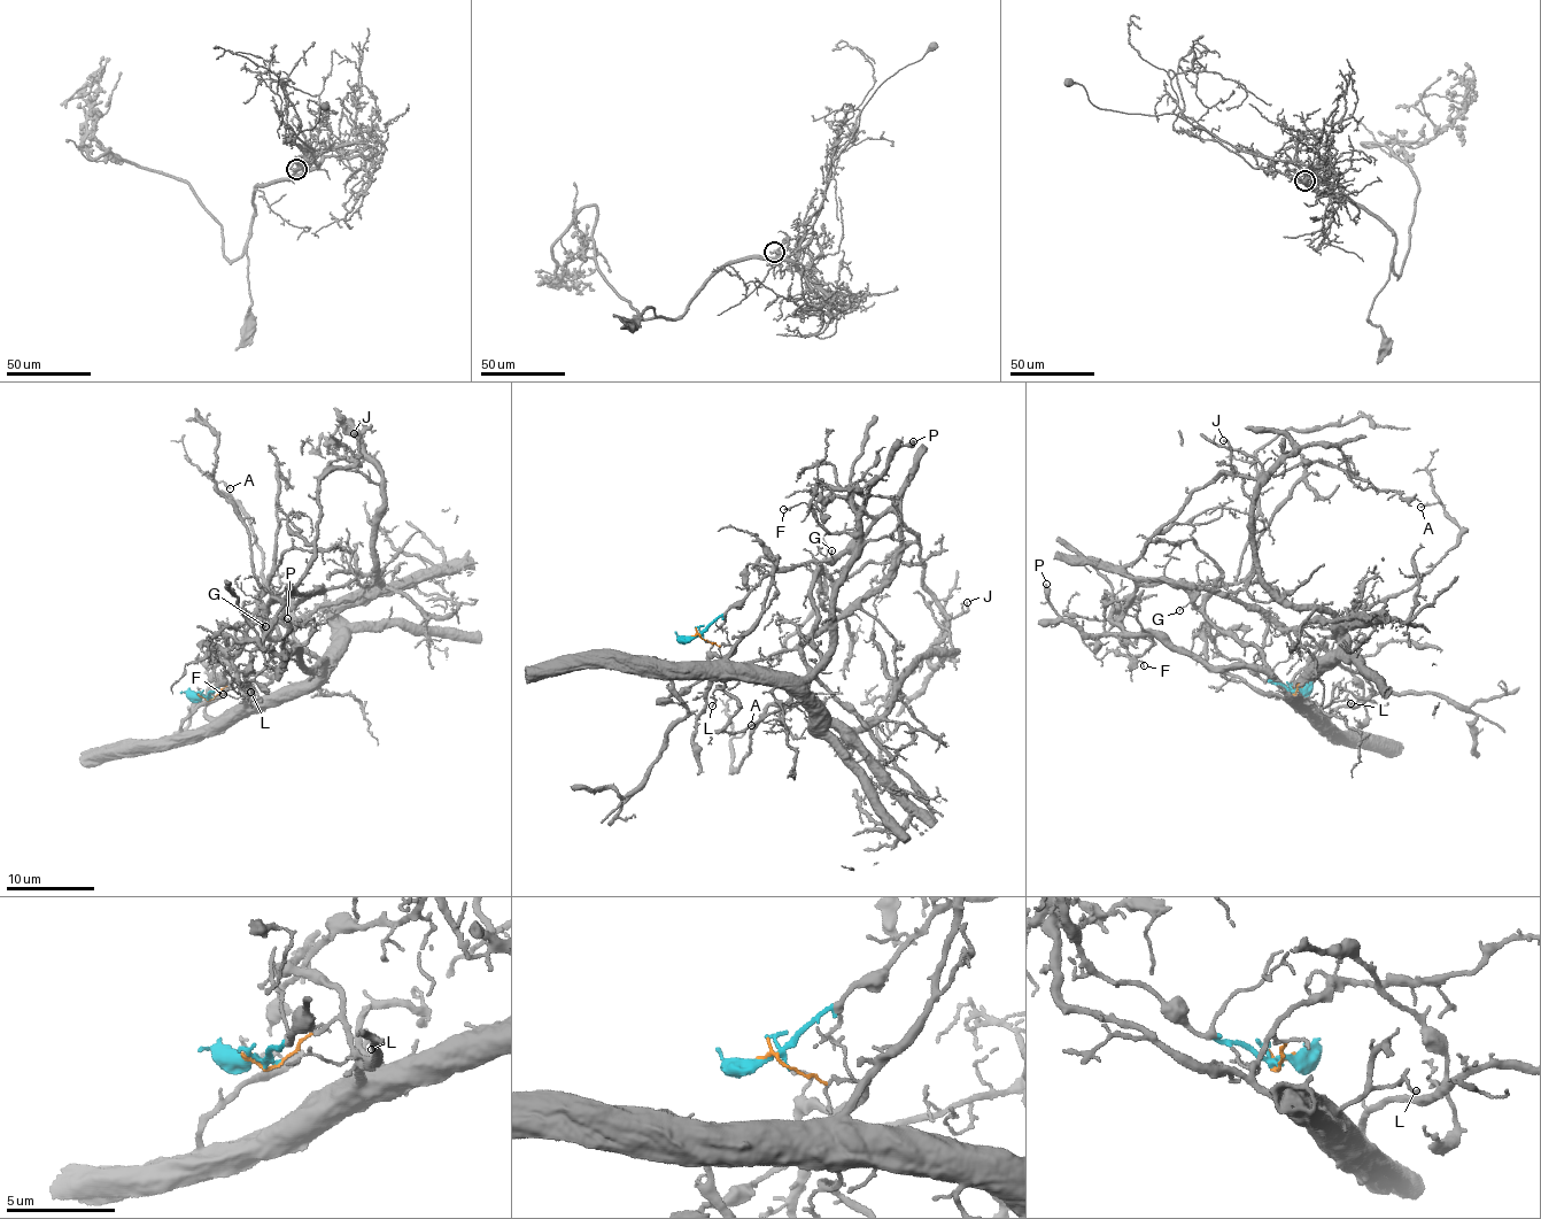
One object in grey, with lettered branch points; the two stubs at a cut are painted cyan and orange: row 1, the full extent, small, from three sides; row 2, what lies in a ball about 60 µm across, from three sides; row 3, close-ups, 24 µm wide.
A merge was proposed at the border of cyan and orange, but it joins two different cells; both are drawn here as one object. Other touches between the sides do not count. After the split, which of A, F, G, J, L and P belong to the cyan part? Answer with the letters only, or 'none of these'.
F, G, J

